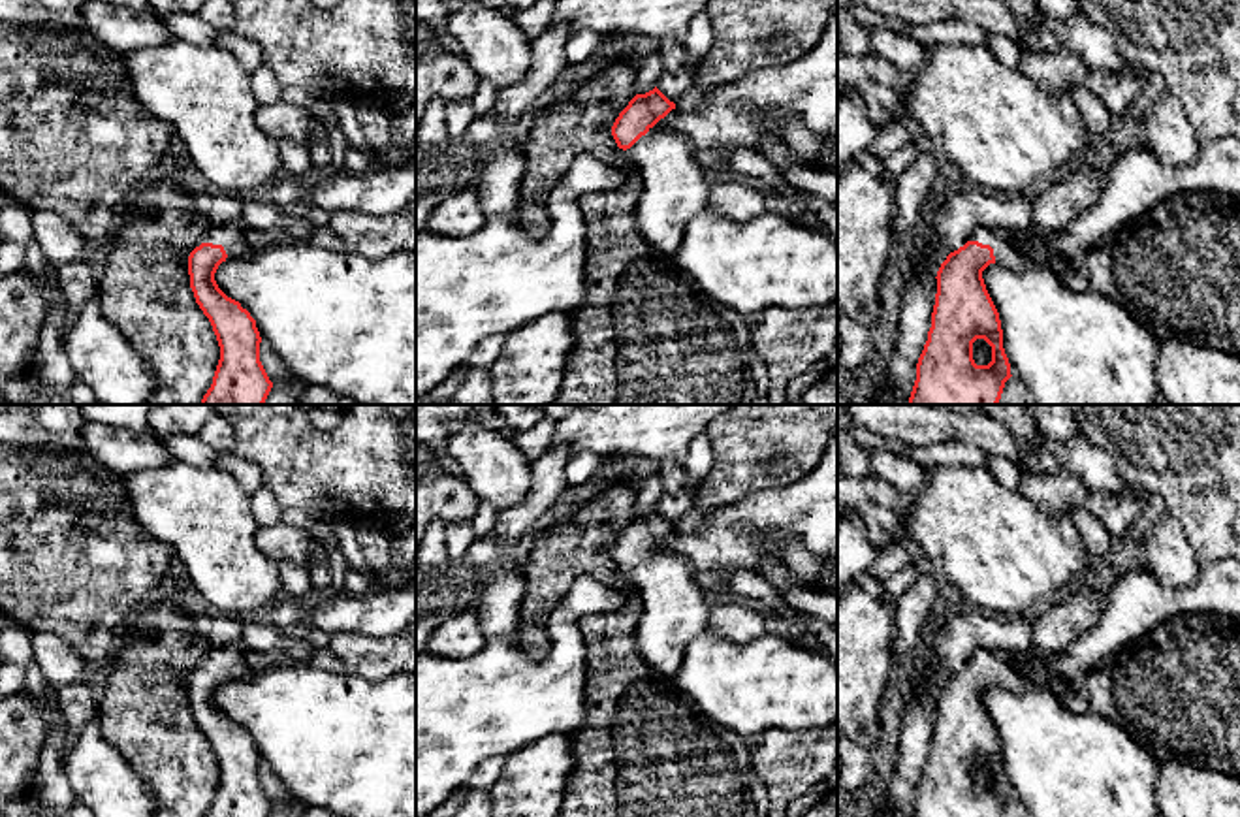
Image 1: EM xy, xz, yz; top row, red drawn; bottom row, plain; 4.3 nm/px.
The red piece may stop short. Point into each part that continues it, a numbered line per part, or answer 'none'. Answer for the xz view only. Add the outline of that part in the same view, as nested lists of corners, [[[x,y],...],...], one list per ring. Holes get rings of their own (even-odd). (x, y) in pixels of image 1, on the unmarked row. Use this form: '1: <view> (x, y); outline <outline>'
1: xz (674, 608); outline [[[666,552],[642,557],[625,572],[640,597],[636,640],[657,685],[676,680],[691,640],[709,625],[709,604],[689,563]]]

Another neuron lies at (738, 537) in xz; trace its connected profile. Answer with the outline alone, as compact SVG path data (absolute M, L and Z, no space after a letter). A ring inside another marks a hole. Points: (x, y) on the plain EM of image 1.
M837 439L802 478L719 506L696 529L672 531L657 548L683 557L694 576L715 570L728 576L734 570L760 572L762 559L783 563L788 540L834 563L813 591L837 595Z

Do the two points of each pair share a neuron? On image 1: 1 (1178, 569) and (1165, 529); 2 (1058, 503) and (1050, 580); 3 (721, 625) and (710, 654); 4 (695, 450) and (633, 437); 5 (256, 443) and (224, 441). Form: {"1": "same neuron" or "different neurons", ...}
{"1": "same neuron", "2": "different neurons", "3": "different neurons", "4": "different neurons", "5": "different neurons"}

